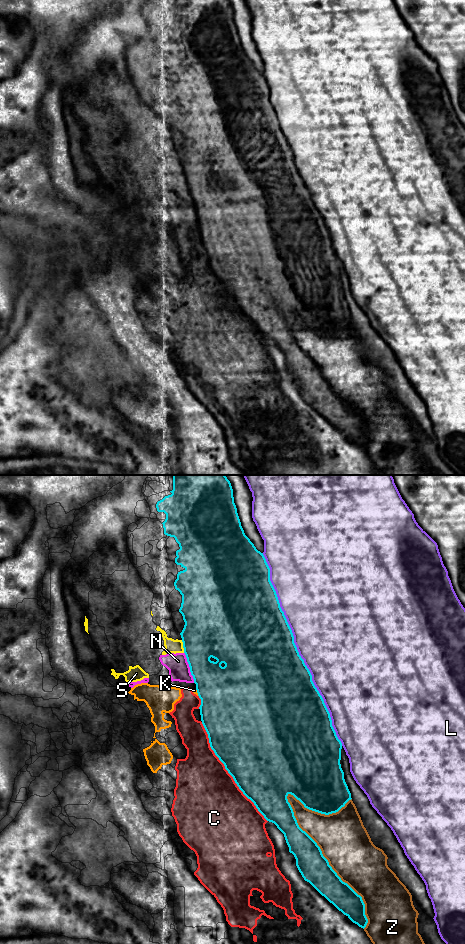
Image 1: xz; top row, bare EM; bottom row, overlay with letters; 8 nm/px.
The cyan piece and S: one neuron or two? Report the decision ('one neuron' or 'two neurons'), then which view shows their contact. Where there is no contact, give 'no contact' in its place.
two neurons; meets cyan in xz

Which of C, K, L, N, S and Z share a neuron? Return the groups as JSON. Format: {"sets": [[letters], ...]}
{"sets": [["C", "K", "N", "S"], ["L"], ["Z"]]}

